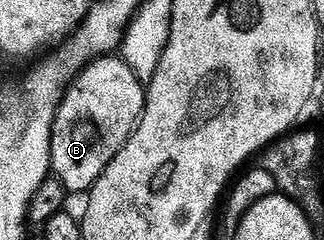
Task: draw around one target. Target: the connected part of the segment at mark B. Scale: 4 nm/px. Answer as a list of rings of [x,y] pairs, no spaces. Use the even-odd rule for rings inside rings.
[[[122,57],[95,59],[80,71],[67,90],[67,96],[63,98],[63,103],[59,107],[55,124],[51,127],[51,171],[68,192],[90,192],[92,185],[101,177],[101,173],[105,173],[109,161],[117,157],[119,150],[135,132],[135,126],[139,123],[146,104],[145,84],[136,77],[133,69],[129,69],[129,65],[125,65]]]

